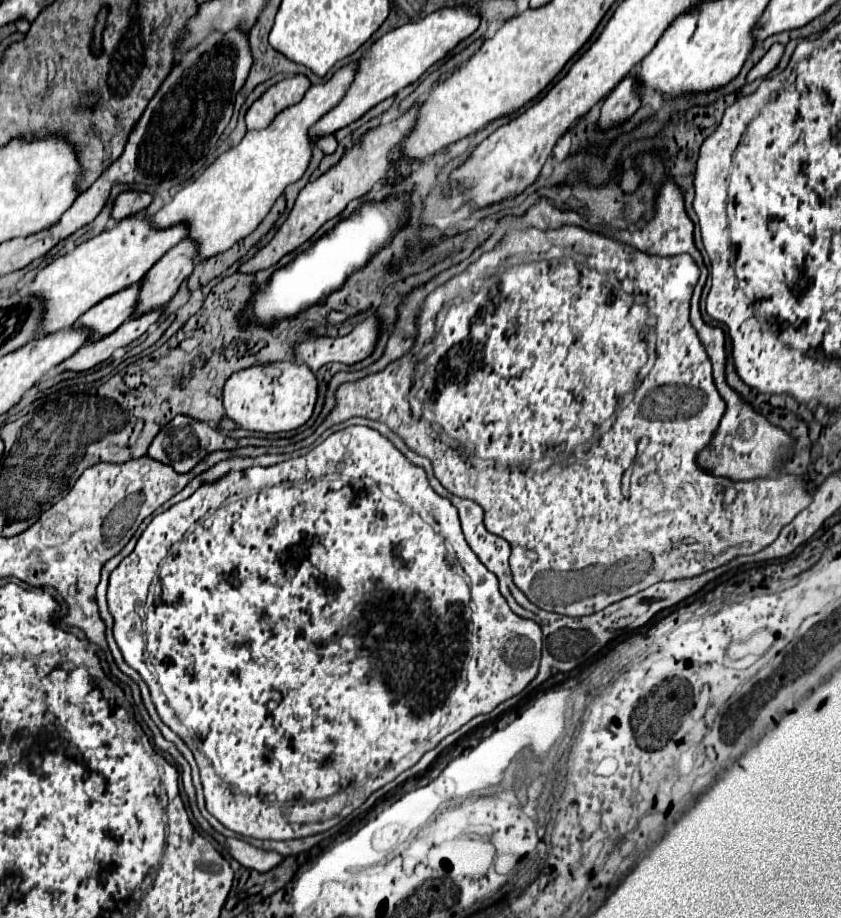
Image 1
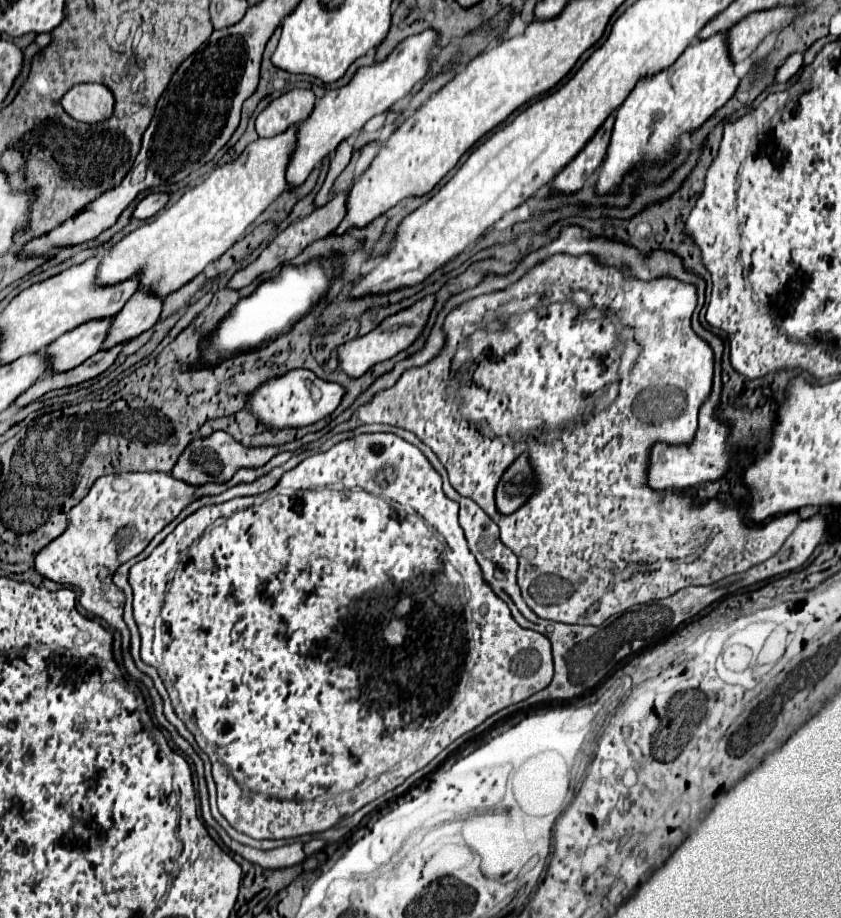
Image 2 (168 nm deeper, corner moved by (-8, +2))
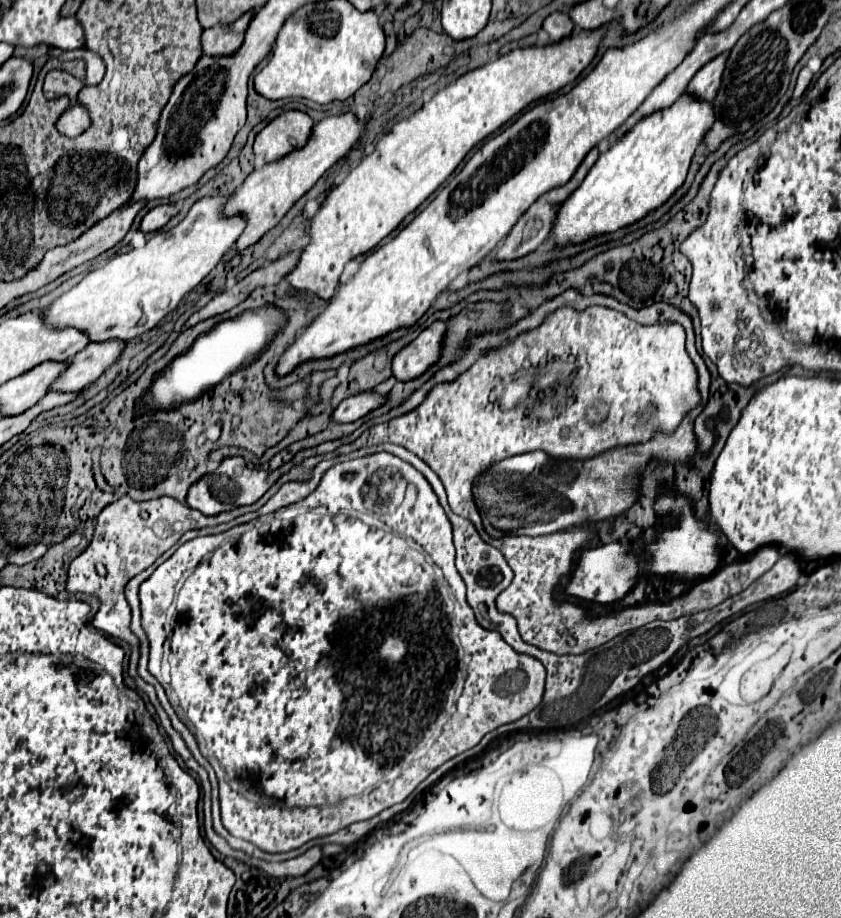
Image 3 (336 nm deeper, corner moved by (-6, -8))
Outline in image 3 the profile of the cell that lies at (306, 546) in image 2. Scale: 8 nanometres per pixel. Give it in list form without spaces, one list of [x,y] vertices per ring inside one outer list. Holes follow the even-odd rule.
[[[374,453],[374,455],[368,455],[368,457],[360,457],[360,459],[354,459],[354,461],[346,461],[346,463],[338,463],[338,465],[334,465],[334,467],[332,467],[332,469],[328,469],[328,471],[326,471],[326,473],[324,473],[324,477],[322,477],[322,481],[320,481],[320,485],[318,485],[318,489],[316,489],[316,491],[314,491],[314,493],[312,493],[312,495],[308,495],[308,499],[304,499],[304,501],[300,501],[300,503],[294,503],[294,511],[308,511],[308,513],[302,513],[302,515],[298,515],[298,517],[296,517],[296,519],[292,519],[292,521],[284,521],[284,519],[274,519],[274,521],[268,521],[268,517],[270,517],[270,515],[264,515],[264,523],[262,523],[262,525],[260,525],[260,527],[254,527],[254,529],[250,529],[250,531],[246,531],[246,533],[242,533],[242,535],[240,535],[240,539],[232,539],[232,535],[236,535],[236,531],[240,531],[240,525],[238,525],[238,527],[234,527],[234,529],[230,529],[230,531],[226,531],[226,533],[220,533],[220,535],[208,535],[208,537],[196,537],[196,539],[192,539],[192,541],[188,541],[188,543],[184,543],[184,545],[180,545],[180,547],[178,547],[178,551],[176,551],[176,553],[174,553],[174,555],[172,555],[172,557],[170,557],[170,559],[168,559],[168,561],[164,561],[164,563],[162,563],[162,565],[160,565],[160,567],[158,567],[158,569],[156,569],[156,571],[154,571],[154,573],[152,573],[152,577],[150,577],[150,579],[146,579],[146,581],[144,581],[144,583],[142,583],[142,585],[140,585],[140,603],[142,603],[142,627],[144,627],[144,631],[146,631],[146,635],[148,635],[148,639],[150,639],[150,665],[148,665],[148,667],[150,667],[150,673],[152,673],[152,675],[154,675],[154,677],[156,677],[156,679],[157,679],[157,680],[158,680],[158,681],[159,681],[159,683],[160,683],[160,684],[161,684],[161,685],[162,685],[162,687],[163,687],[163,688],[164,688],[164,691],[166,691],[166,695],[168,695],[168,699],[170,699],[170,703],[172,703],[172,707],[174,707],[174,709],[176,709],[176,713],[178,713],[178,715],[180,715],[180,721],[182,721],[182,723],[184,723],[184,725],[185,725],[185,726],[186,726],[186,727],[187,727],[187,728],[188,728],[188,729],[189,729],[189,731],[190,731],[190,732],[191,732],[191,733],[192,733],[192,734],[193,734],[193,736],[194,736],[194,737],[195,737],[195,740],[196,740],[196,742],[197,742],[197,745],[198,745],[198,747],[199,747],[199,750],[200,750],[200,752],[201,752],[201,754],[202,754],[202,755],[203,755],[203,757],[204,757],[204,758],[205,758],[205,759],[208,759],[208,762],[209,762],[209,764],[210,764],[210,765],[211,765],[211,766],[212,766],[212,767],[214,767],[214,771],[215,771],[215,773],[216,773],[216,777],[217,777],[217,780],[218,780],[218,783],[220,783],[220,809],[222,809],[222,823],[224,823],[224,827],[226,827],[226,829],[228,829],[228,831],[230,831],[230,833],[232,833],[232,835],[234,835],[234,837],[240,837],[240,839],[246,839],[246,841],[250,841],[250,843],[254,843],[254,845],[256,845],[256,847],[260,847],[260,849],[262,849],[262,851],[266,851],[266,853],[286,853],[286,851],[292,851],[292,849],[298,849],[298,847],[302,847],[302,845],[304,845],[304,843],[308,843],[308,841],[312,841],[312,839],[316,839],[316,837],[324,837],[324,835],[332,835],[332,831],[340,831],[340,829],[344,829],[344,827],[348,827],[348,825],[352,825],[352,823],[356,823],[356,821],[366,821],[366,819],[372,819],[372,817],[376,817],[376,815],[378,815],[378,813],[380,813],[380,811],[384,811],[384,809],[386,809],[386,807],[392,807],[392,805],[396,805],[396,803],[402,803],[402,801],[404,801],[404,799],[406,799],[406,797],[408,797],[408,795],[410,795],[410,793],[412,793],[412,791],[414,791],[414,789],[416,789],[416,787],[418,787],[418,785],[420,785],[420,783],[422,783],[422,781],[424,781],[424,779],[426,779],[426,777],[428,777],[428,775],[430,775],[430,773],[432,773],[432,771],[434,771],[434,769],[438,769],[438,767],[440,767],[440,765],[442,765],[442,763],[446,763],[446,761],[448,761],[448,759],[452,759],[452,757],[456,757],[456,755],[460,755],[460,753],[464,753],[464,751],[468,751],[468,749],[472,749],[472,747],[474,747],[474,745],[478,745],[478,743],[480,743],[480,739],[482,739],[482,737],[484,737],[484,735],[486,735],[486,733],[490,733],[490,731],[494,731],[494,729],[498,729],[498,727],[500,727],[500,725],[504,725],[504,723],[512,723],[512,721],[516,721],[516,719],[520,719],[520,717],[524,717],[524,715],[526,715],[526,713],[530,713],[530,711],[532,711],[532,709],[534,709],[534,707],[538,707],[538,705],[540,705],[540,701],[542,701],[542,693],[544,693],[544,679],[546,679],[546,671],[544,671],[544,667],[542,667],[542,665],[540,665],[540,661],[536,661],[536,659],[532,659],[532,657],[526,657],[526,655],[520,655],[520,653],[516,653],[516,651],[512,651],[512,649],[510,649],[510,647],[508,647],[508,643],[504,643],[504,639],[500,639],[500,635],[498,635],[498,633],[496,633],[496,631],[484,631],[484,629],[482,629],[482,627],[480,627],[480,625],[478,625],[478,623],[476,623],[476,619],[474,619],[474,615],[472,615],[472,609],[470,609],[470,607],[468,607],[468,603],[466,603],[466,599],[464,599],[464,581],[462,581],[462,579],[460,579],[460,575],[458,575],[458,571],[456,571],[456,567],[454,567],[454,543],[452,543],[452,525],[450,525],[450,523],[448,523],[448,517],[446,517],[446,515],[444,515],[444,509],[442,509],[442,507],[440,507],[440,503],[438,503],[438,499],[436,499],[436,495],[434,495],[434,493],[432,493],[432,489],[430,489],[430,485],[428,485],[428,481],[426,481],[426,479],[424,479],[424,475],[422,475],[422,473],[418,473],[418,471],[416,471],[416,469],[414,469],[414,467],[410,467],[410,463],[406,463],[406,461],[402,461],[402,459],[398,459],[398,457],[394,457],[394,455],[390,455],[390,453]],[[374,473],[376,473],[376,475],[374,475]],[[400,477],[402,477],[402,479],[400,479]],[[404,479],[406,479],[406,483],[404,483]],[[406,487],[408,487],[408,495],[406,495]],[[376,507],[378,507],[378,509],[376,509]],[[380,507],[382,507],[382,509],[380,509]],[[314,509],[324,509],[324,511],[314,511]],[[326,511],[328,511],[328,513],[332,513],[332,515],[328,515],[328,513],[326,513]],[[400,535],[404,535],[404,537],[400,537]],[[228,539],[230,539],[230,541],[228,541]],[[226,541],[228,541],[228,543],[226,543]],[[220,543],[224,543],[224,545],[222,545],[222,547],[220,547]],[[216,547],[220,547],[220,549],[218,549],[218,551],[216,551]],[[212,551],[214,551],[214,553],[212,553]],[[210,553],[212,553],[212,557],[210,557],[210,559],[204,559],[204,557],[206,557],[206,555],[210,555]],[[202,559],[203,559],[203,560],[202,560]],[[198,563],[199,563],[199,564],[198,564]],[[432,563],[434,563],[434,565],[438,565],[438,567],[440,567],[440,569],[438,569],[438,567],[432,567]],[[192,567],[196,567],[196,568],[195,568],[195,569],[194,569],[194,570],[192,570],[192,571],[190,571],[190,569],[192,569]],[[186,571],[188,571],[188,572],[186,572]],[[236,591],[240,591],[240,596],[236,596]],[[174,593],[175,593],[175,598],[174,598]],[[172,599],[174,599],[174,600],[173,600],[173,602],[172,602]],[[170,603],[171,603],[171,605],[170,605]],[[168,607],[169,607],[169,608],[168,608]],[[376,607],[394,607],[394,609],[376,609]],[[174,610],[175,610],[175,612],[176,612],[176,620],[175,620],[175,621],[174,621],[174,622],[175,622],[175,623],[172,623],[172,619],[167,619],[167,620],[166,620],[166,618],[167,618],[167,617],[171,617],[171,616],[170,616],[170,615],[171,615],[171,611],[174,611]],[[166,611],[167,611],[167,614],[166,614]],[[240,611],[242,611],[242,613],[240,613]],[[462,621],[464,621],[464,623],[462,623]],[[166,623],[168,623],[168,631],[170,631],[170,633],[172,633],[172,639],[170,639],[170,633],[167,633],[167,632],[165,632],[165,630],[164,630],[164,626],[165,626],[165,624],[166,624]],[[462,625],[464,625],[464,629],[462,629]],[[172,627],[174,627],[174,631],[172,631]],[[238,629],[240,629],[240,639],[238,639]],[[390,633],[396,633],[396,637],[400,637],[400,639],[402,639],[402,641],[404,641],[404,643],[406,643],[406,647],[408,647],[408,649],[410,649],[410,651],[412,651],[412,649],[418,649],[418,655],[408,655],[408,651],[406,651],[406,657],[404,657],[404,661],[400,661],[400,663],[398,663],[398,665],[392,665],[392,663],[386,663],[386,661],[382,661],[382,659],[380,659],[380,657],[378,657],[378,655],[376,655],[376,645],[380,645],[380,643],[381,643],[381,640],[382,640],[382,639],[384,639],[384,637],[386,637],[386,635],[390,635]],[[460,639],[462,639],[462,643],[460,643]],[[168,641],[170,641],[170,648],[169,648],[169,642],[168,642]],[[238,643],[240,643],[240,655],[236,655],[236,653],[238,653]],[[462,645],[464,645],[464,647],[462,647]],[[169,649],[170,649],[170,650],[169,650]],[[440,655],[456,655],[456,660],[457,660],[457,666],[456,666],[456,670],[455,670],[455,671],[452,671],[452,667],[448,667],[448,688],[447,688],[447,689],[438,689],[438,687],[436,687],[436,689],[434,689],[434,685],[436,685],[436,683],[440,683]],[[162,657],[164,657],[164,659],[162,659]],[[162,663],[164,663],[164,667],[162,667]],[[160,667],[161,667],[161,669],[160,669]],[[474,667],[476,667],[476,669],[474,669]],[[474,671],[476,671],[476,673],[474,673]],[[428,675],[432,675],[432,679],[436,679],[436,683],[434,683],[434,681],[420,681],[420,679],[428,679]],[[348,683],[350,683],[350,689],[348,689]],[[450,683],[454,683],[454,685],[452,685],[452,687],[450,687]],[[462,687],[464,687],[464,689],[462,689]],[[444,691],[445,691],[445,693],[444,693]],[[444,699],[445,699],[445,704],[444,704]],[[456,699],[458,699],[458,701],[456,701]],[[352,735],[354,735],[354,739],[356,739],[356,741],[352,741],[352,739],[348,739],[348,737],[352,737]],[[354,757],[356,757],[356,759],[354,759]],[[374,759],[376,759],[376,763],[374,763]],[[350,761],[352,761],[352,779],[350,779]],[[354,761],[356,761],[356,775],[354,775]],[[211,763],[212,763],[212,764],[211,764]],[[224,771],[226,771],[226,779],[224,779]],[[354,777],[356,777],[356,781],[354,781]],[[370,787],[374,787],[374,789],[372,789],[372,791],[370,791],[370,793],[368,793],[368,795],[362,795],[362,793],[364,793],[364,791],[366,791],[366,789],[370,789]],[[350,799],[352,799],[352,801],[350,801]],[[300,809],[308,809],[308,811],[300,811]]]

